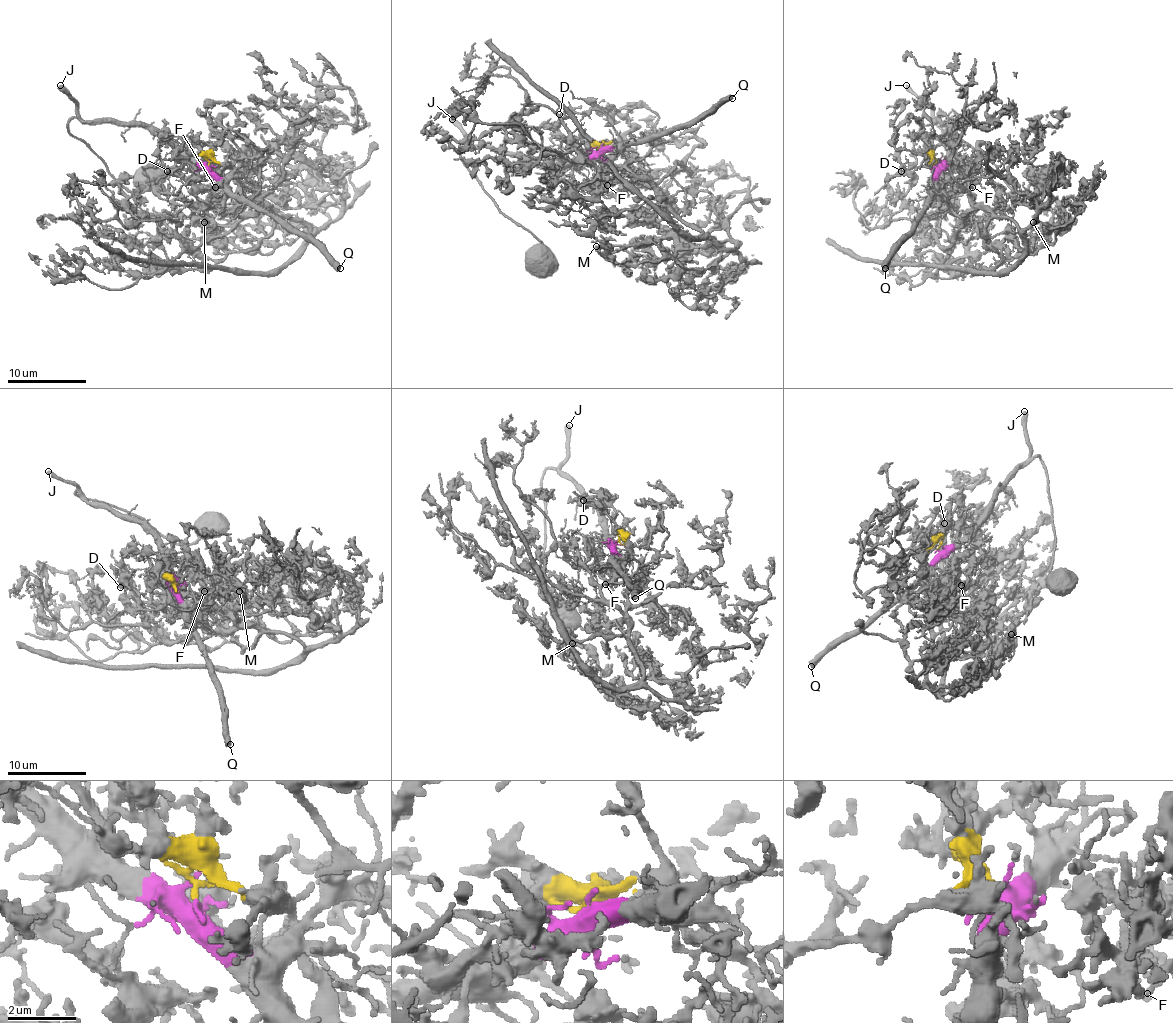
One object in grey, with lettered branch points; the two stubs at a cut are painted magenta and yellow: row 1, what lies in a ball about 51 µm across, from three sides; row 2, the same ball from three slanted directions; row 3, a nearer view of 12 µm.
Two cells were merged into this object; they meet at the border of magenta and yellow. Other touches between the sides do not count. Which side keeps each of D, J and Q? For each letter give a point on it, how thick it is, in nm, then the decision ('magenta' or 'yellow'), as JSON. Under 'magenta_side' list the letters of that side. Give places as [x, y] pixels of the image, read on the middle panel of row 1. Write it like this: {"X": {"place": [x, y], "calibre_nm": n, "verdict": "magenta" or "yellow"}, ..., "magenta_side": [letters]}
{"D": {"place": [559, 114], "calibre_nm": 190, "verdict": "yellow"}, "J": {"place": [452, 119], "calibre_nm": 480, "verdict": "magenta"}, "Q": {"place": [732, 98], "calibre_nm": 550, "verdict": "magenta"}, "magenta_side": ["J", "Q"]}

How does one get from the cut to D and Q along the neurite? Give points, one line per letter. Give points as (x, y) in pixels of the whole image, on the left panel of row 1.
D: (209, 165), (215, 160), (225, 167), (209, 175), (201, 175), (189, 163), (168, 171)
Q: (209, 165), (233, 193), (281, 217), (308, 237), (340, 268)

